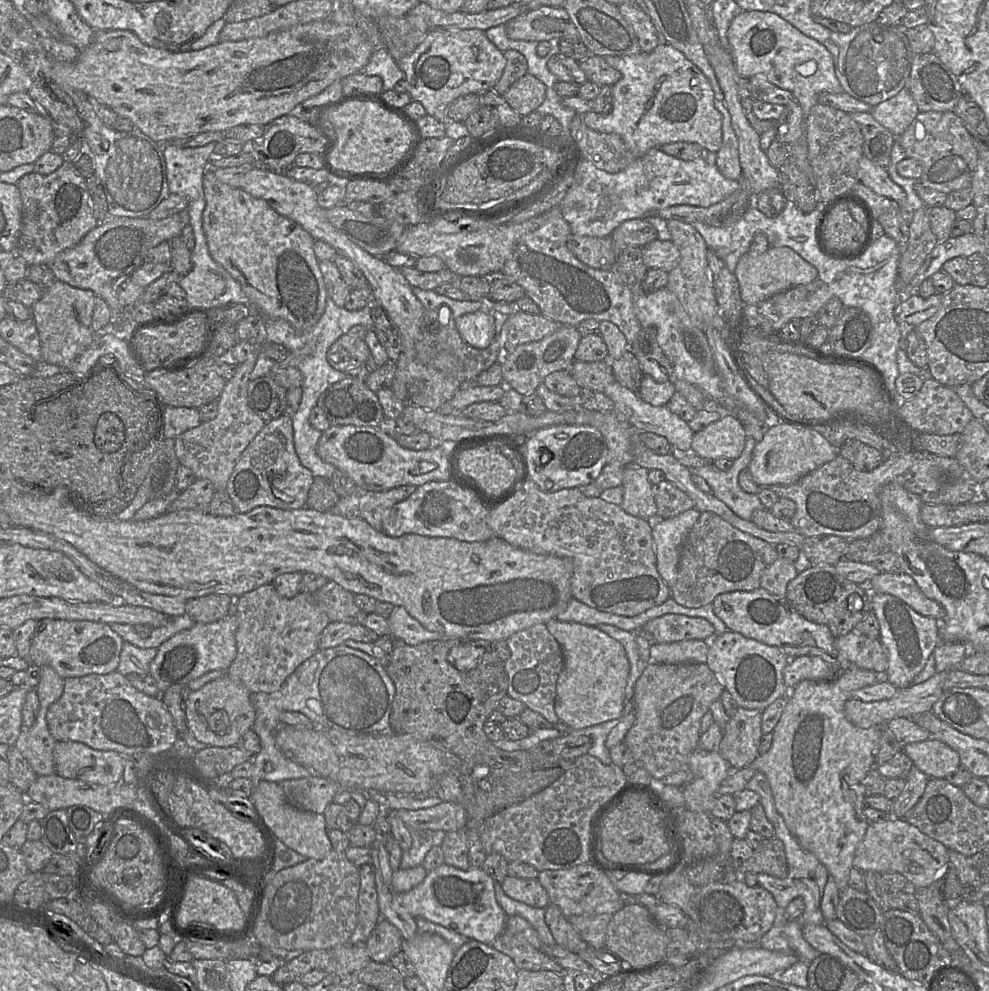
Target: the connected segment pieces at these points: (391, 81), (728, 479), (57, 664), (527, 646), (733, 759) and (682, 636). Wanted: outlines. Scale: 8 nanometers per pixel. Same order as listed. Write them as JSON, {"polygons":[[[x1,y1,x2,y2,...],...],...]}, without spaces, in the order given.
{"polygons":[[[385,45,375,48,369,63,363,69,366,75,378,75,383,80,383,91,391,90,401,79,404,71,398,66]],[[747,436,744,450,727,471,719,470,714,464,690,469,708,483,716,498,726,504,737,516,747,521,751,520,754,511,764,508,757,494,745,492,738,482,741,470,750,463,756,443,753,437]],[[39,620,30,644,30,664,50,666,63,679,109,674,119,665,124,640,109,624,88,620]],[[545,623,516,632,507,642,511,650,510,657,505,661,508,677,507,695,540,713,550,723,557,723,560,720,554,710,554,701,556,682,564,663,561,646,548,631]],[[739,707,724,728,719,752,732,769,748,767,759,756,762,711]],[[666,614,654,618,642,627,652,642,672,643,683,640,708,641,714,636,714,627,706,619,680,614]]]}

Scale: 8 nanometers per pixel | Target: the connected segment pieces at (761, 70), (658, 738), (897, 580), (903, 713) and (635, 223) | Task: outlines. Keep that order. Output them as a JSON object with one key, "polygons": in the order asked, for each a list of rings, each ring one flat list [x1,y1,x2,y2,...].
{"polygons":[[[742,11,731,22,728,29,730,53,737,73,745,78,755,75,765,77,779,88,792,93,803,111,803,133,789,146,789,158,815,185,813,171,808,158,808,143,804,131,804,120,810,110,818,104,822,92,838,94,844,92,836,76,832,54,817,40,806,36,792,24,772,12]],[[649,662,635,683,635,722,623,740,637,766,646,769,656,783,671,773,688,770,689,758,698,748,701,719,724,689,706,663]],[[882,572,873,577,866,587,871,593,885,593,895,596,923,616,941,622,945,617,943,607,926,597,914,579,908,574]],[[948,671,936,672,931,678,922,683,899,689,898,693,891,699,873,702,849,699,844,706,845,717,853,725,868,729,873,726,885,726,888,721,895,718,911,718,918,714,932,711,933,705,944,692,944,680,947,677,947,673]],[[630,219,621,223,611,234,616,259,628,246,643,247,657,239,656,229,645,219]]]}

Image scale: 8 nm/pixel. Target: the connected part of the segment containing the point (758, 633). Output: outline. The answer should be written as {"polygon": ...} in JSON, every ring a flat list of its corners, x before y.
{"polygon":[[760,587,753,591,720,594,714,599,712,605,715,615,723,621,729,631,776,647,788,658,818,656,833,666,841,666,842,670,848,666,835,647,835,638,829,628,801,616,791,607,786,598,774,596]]}

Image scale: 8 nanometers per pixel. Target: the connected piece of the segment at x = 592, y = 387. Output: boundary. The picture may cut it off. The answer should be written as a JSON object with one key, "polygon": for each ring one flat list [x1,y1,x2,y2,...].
{"polygon":[[574,360,569,372,583,391,604,393,605,388,615,381,610,361]]}

